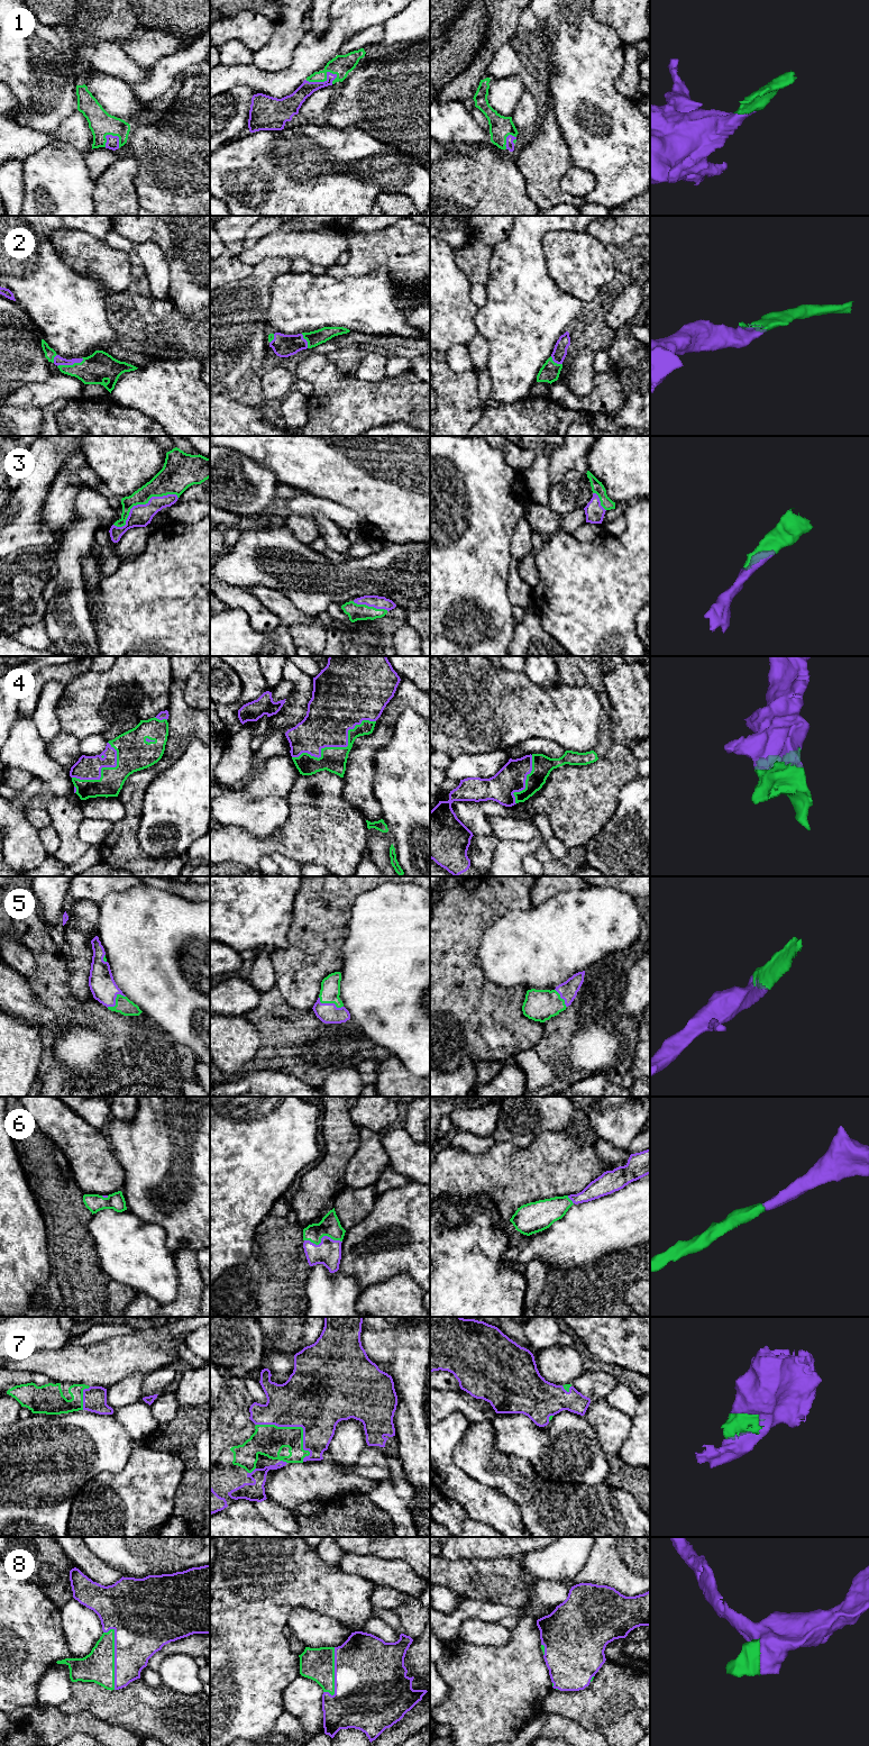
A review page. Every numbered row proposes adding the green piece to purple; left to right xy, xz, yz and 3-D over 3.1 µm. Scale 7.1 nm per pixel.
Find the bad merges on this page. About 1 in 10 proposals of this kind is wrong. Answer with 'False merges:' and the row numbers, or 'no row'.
False merges: no row

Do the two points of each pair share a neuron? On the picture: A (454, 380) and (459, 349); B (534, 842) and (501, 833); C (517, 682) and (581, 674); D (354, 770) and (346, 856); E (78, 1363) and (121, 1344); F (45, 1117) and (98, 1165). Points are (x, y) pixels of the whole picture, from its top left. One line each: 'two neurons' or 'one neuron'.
A: two neurons
B: two neurons
C: two neurons
D: two neurons
E: one neuron
F: one neuron

